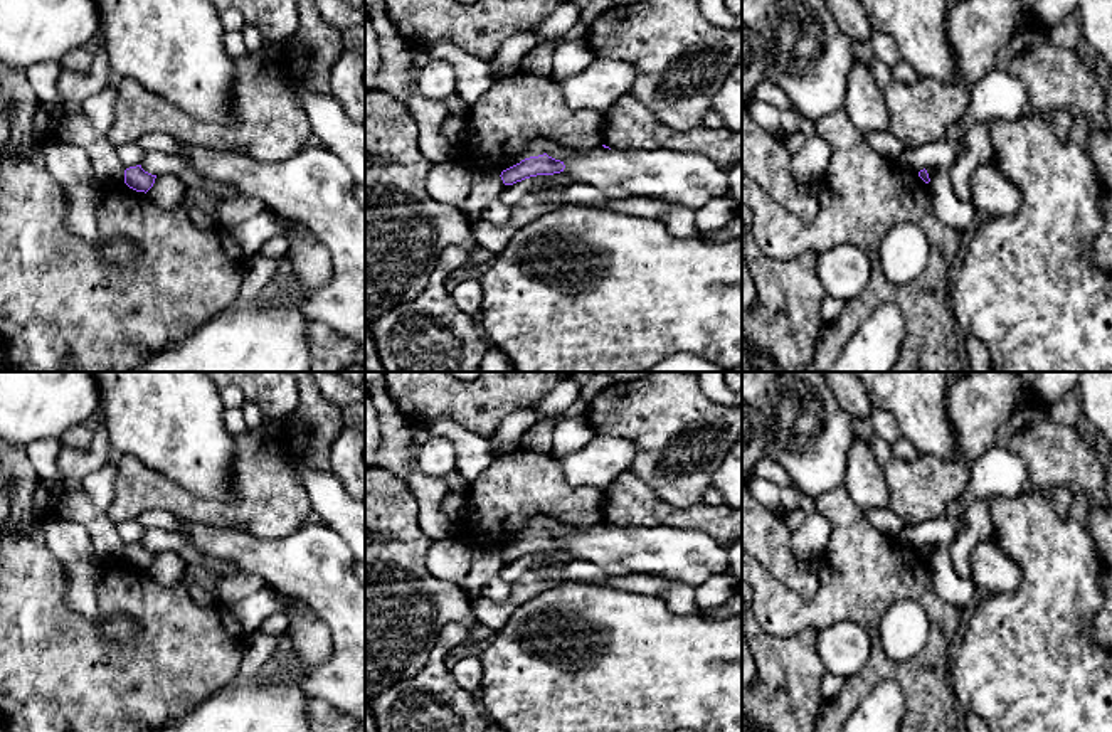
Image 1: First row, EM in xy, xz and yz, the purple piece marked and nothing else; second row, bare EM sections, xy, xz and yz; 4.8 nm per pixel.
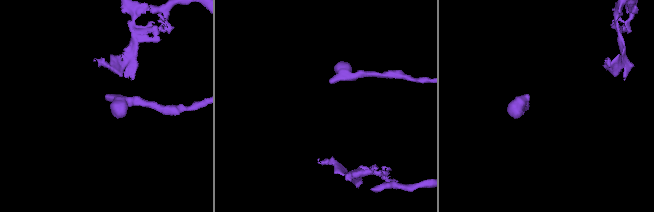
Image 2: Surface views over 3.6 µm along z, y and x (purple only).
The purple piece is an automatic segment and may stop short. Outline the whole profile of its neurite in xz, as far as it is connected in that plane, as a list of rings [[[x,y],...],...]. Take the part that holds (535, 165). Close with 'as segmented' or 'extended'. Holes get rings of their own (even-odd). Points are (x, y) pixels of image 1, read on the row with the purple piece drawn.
[[[547,153],[538,156],[530,156],[520,163],[501,172],[501,180],[505,185],[513,185],[530,177],[537,175],[553,175],[564,172],[565,165],[560,160],[548,156]]] | as segmented

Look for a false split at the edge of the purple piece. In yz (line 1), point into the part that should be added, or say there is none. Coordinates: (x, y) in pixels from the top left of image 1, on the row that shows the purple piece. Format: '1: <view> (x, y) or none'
1: none

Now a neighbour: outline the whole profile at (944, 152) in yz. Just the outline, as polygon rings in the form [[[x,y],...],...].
[[[964,136],[952,141],[940,138],[934,143],[927,143],[912,150],[903,150],[898,156],[898,163],[912,172],[920,172],[924,168],[942,168],[952,167],[957,156],[964,151],[966,140]]]

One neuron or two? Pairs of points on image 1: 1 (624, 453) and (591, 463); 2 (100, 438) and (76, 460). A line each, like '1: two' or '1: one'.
1: one
2: one

